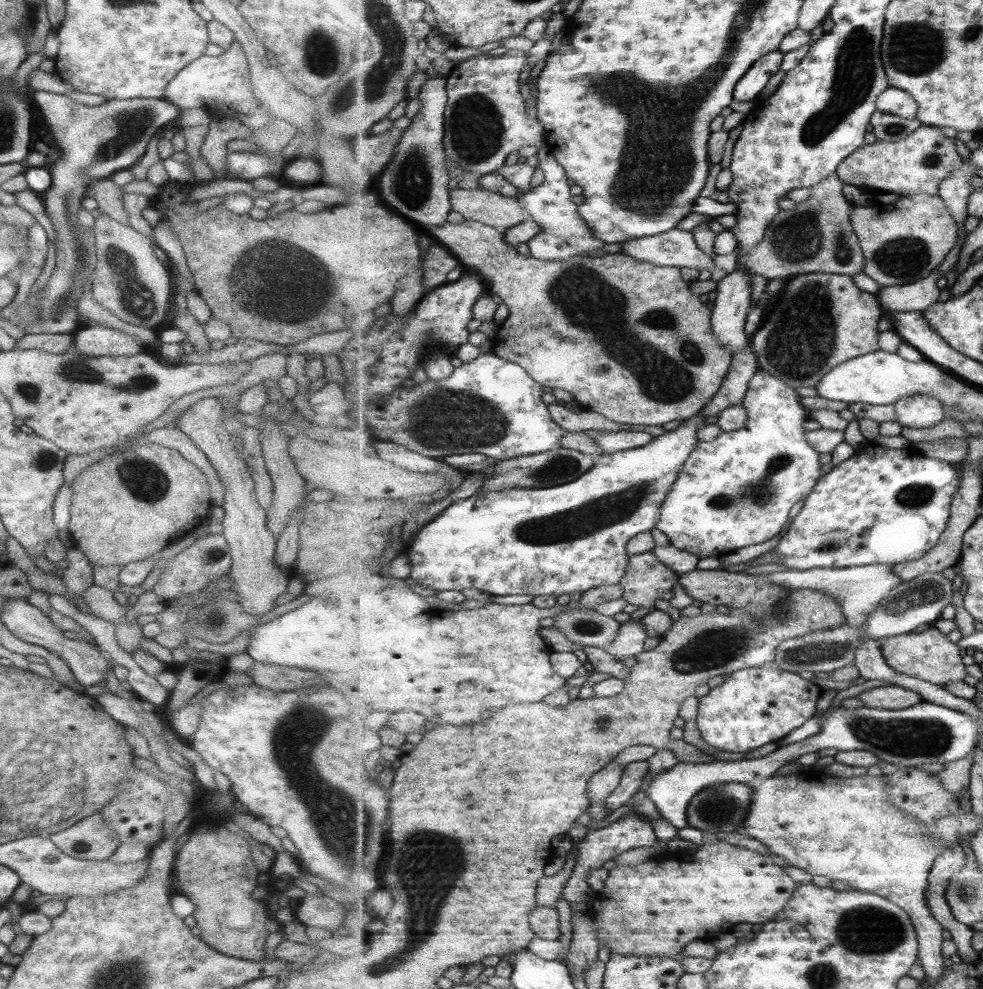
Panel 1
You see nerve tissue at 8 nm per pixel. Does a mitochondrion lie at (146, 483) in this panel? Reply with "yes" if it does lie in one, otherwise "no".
yes

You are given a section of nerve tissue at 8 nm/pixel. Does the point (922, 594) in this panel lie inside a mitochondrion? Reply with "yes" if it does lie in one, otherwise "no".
yes

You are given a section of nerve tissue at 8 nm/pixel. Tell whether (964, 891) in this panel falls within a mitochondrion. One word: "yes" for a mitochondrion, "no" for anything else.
yes

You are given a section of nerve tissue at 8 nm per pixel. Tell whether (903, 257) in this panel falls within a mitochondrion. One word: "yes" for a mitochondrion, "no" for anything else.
yes

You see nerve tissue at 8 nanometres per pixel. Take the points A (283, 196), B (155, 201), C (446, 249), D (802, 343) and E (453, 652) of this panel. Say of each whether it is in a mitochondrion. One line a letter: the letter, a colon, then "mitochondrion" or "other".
A: other
B: other
C: other
D: mitochondrion
E: mitochondrion

